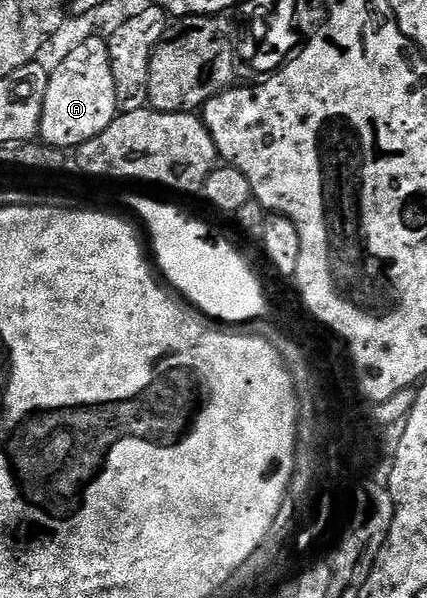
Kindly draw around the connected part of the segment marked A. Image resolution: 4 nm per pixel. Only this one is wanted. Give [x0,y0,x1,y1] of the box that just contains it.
[39,37,117,148]

